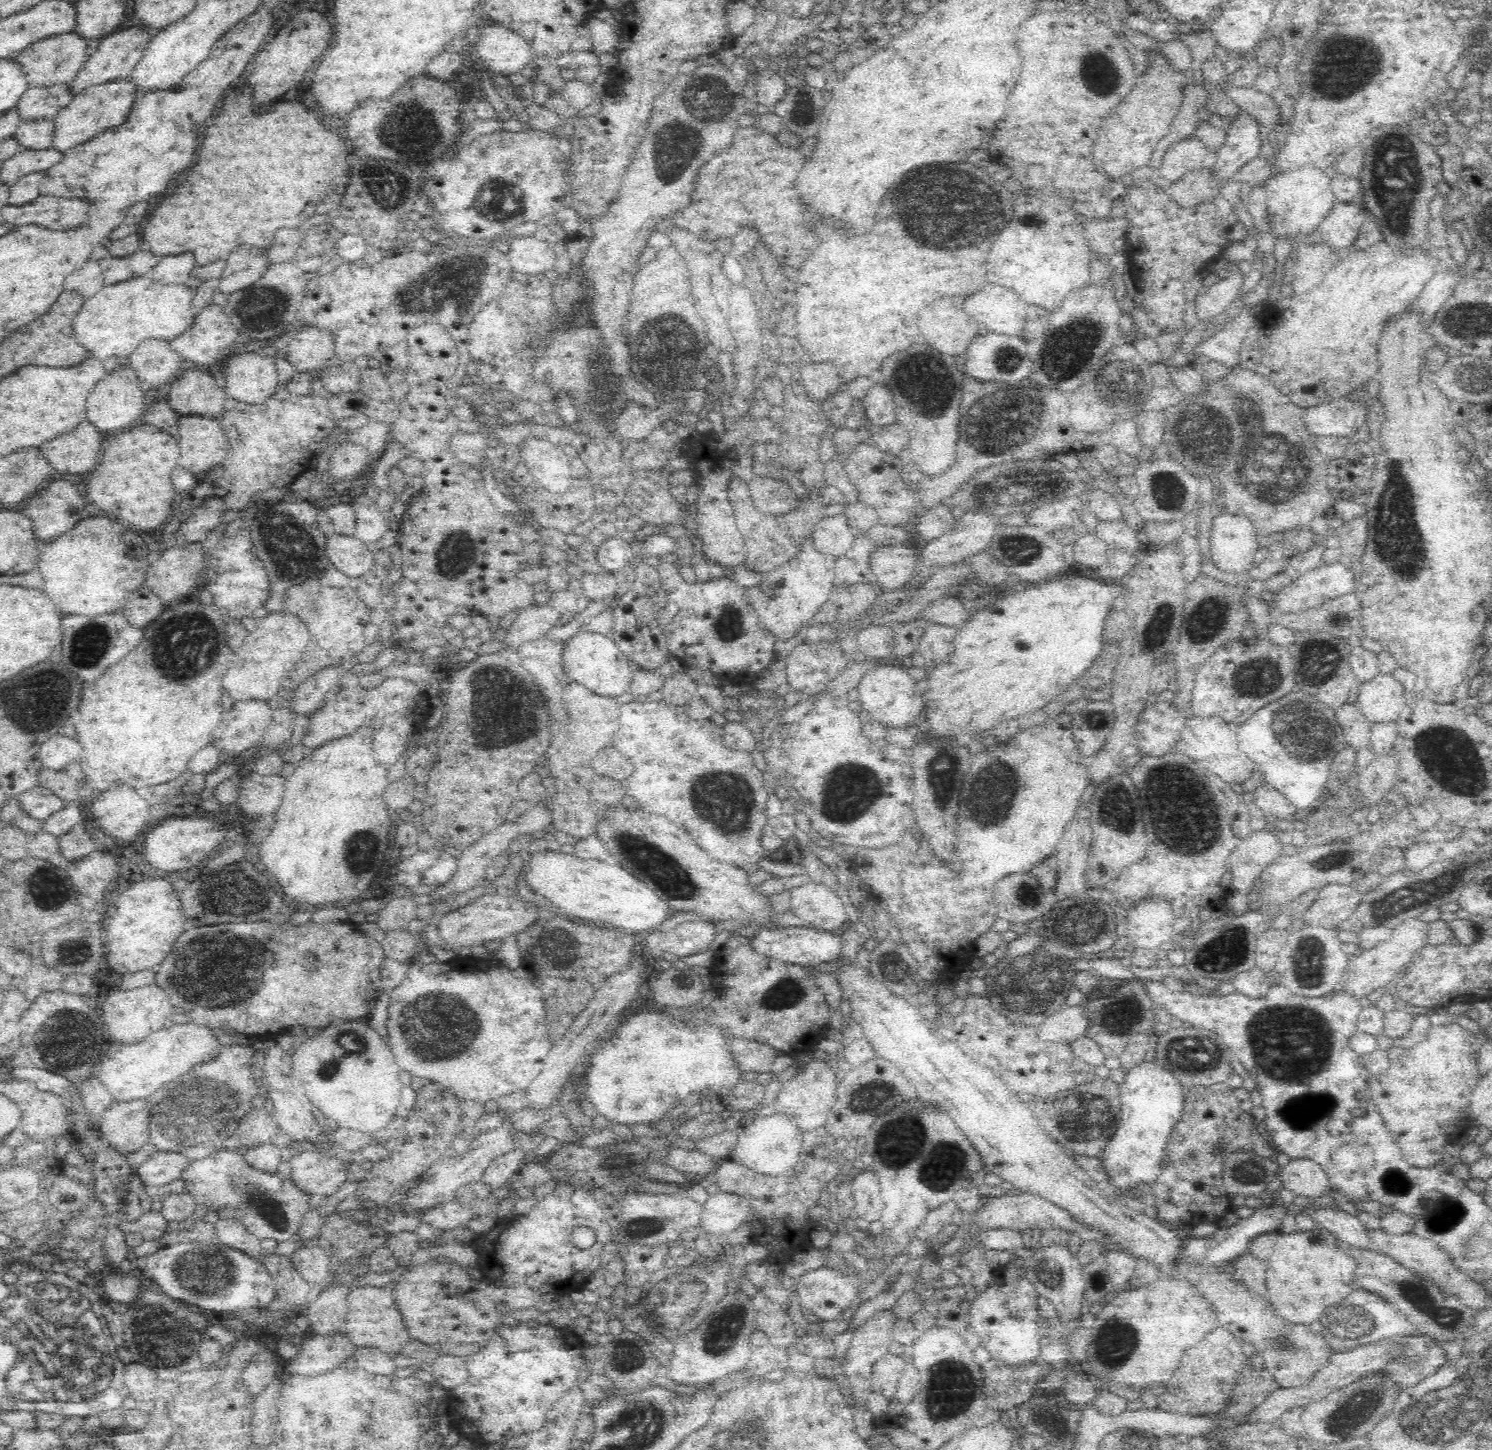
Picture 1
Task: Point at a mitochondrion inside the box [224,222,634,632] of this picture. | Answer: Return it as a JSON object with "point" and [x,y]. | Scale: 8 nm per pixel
{"point":[434,291]}

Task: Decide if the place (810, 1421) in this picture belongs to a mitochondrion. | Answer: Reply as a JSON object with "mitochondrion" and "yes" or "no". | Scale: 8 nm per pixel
{"mitochondrion":"no"}

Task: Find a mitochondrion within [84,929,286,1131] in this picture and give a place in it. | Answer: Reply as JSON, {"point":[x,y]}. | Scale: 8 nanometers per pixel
{"point":[212,1090]}

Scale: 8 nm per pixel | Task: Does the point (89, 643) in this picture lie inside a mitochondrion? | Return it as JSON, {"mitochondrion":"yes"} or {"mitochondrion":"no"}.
{"mitochondrion":"yes"}

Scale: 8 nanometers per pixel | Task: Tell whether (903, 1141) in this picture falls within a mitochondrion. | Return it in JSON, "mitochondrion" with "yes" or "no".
{"mitochondrion":"yes"}

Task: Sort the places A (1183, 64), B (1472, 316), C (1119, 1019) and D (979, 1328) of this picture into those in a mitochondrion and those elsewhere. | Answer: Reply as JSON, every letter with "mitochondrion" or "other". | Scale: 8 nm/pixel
{"A":"other","B":"mitochondrion","C":"mitochondrion","D":"other"}

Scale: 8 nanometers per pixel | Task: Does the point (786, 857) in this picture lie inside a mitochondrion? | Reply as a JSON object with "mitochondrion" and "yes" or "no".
{"mitochondrion":"no"}

